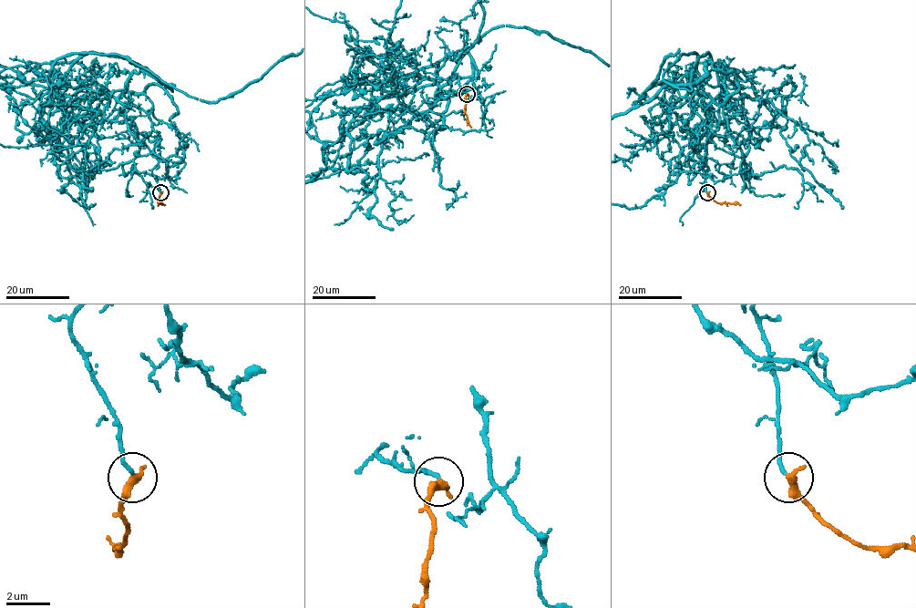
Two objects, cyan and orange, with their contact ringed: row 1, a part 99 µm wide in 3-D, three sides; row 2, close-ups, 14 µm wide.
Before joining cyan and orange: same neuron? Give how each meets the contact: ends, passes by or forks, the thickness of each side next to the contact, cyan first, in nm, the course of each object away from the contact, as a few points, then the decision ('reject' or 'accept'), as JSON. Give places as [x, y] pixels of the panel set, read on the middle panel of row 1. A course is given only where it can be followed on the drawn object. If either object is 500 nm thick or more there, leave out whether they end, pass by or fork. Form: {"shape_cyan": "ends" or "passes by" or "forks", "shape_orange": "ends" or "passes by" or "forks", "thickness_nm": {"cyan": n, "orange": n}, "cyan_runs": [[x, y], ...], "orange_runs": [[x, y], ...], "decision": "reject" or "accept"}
{"shape_cyan": "ends", "shape_orange": "ends", "thickness_nm": {"cyan": 160, "orange": 440}, "cyan_runs": [[467, 94], [425, 117], [439, 118], [438, 96], [472, 75], [468, 48], [503, 25], [609, 66]], "orange_runs": [[467, 94], [465, 113], [471, 127]], "decision": "accept"}

